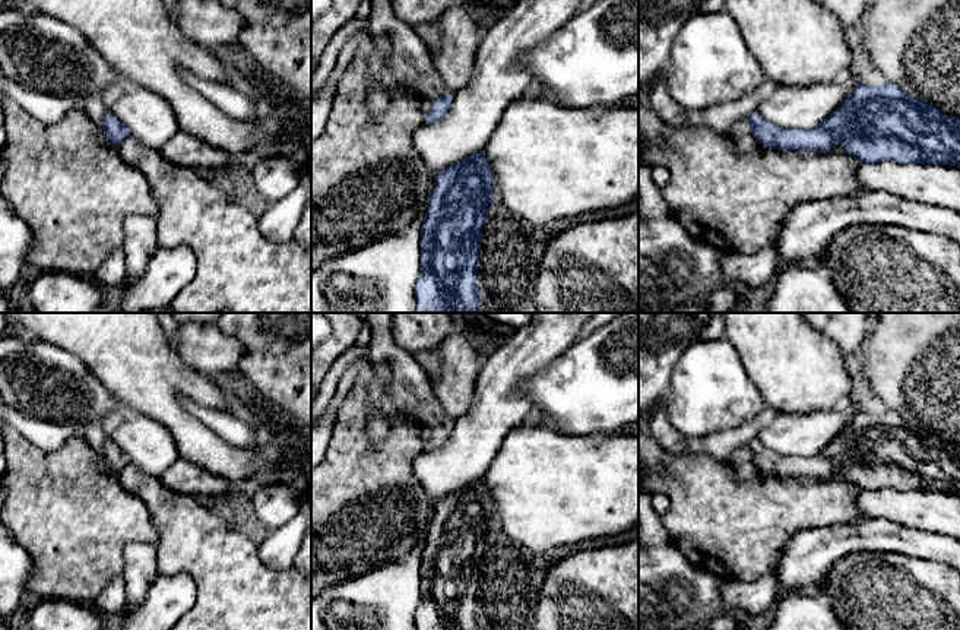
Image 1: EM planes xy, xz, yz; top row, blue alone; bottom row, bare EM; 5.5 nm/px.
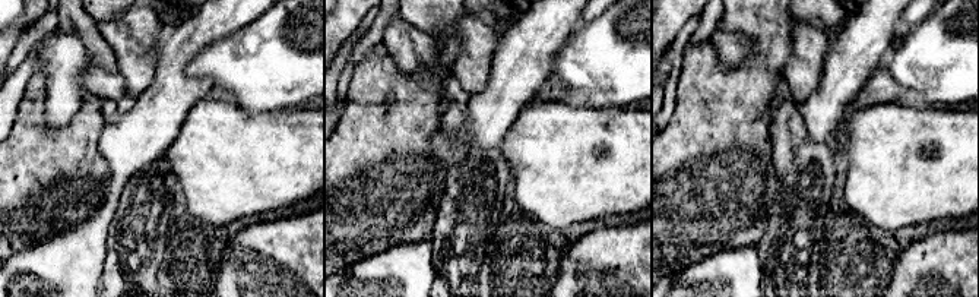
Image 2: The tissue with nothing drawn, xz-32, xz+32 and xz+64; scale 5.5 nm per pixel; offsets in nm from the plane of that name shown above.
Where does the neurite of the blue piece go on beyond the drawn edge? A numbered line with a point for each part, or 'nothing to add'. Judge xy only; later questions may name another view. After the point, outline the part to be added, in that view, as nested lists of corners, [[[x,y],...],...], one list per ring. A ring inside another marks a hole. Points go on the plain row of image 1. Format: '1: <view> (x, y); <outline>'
nothing to add

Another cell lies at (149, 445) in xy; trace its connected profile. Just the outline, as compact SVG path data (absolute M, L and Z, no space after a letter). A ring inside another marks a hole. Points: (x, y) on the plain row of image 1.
M127 412L124 422L108 436L140 471L159 477L180 459L172 434L149 417Z

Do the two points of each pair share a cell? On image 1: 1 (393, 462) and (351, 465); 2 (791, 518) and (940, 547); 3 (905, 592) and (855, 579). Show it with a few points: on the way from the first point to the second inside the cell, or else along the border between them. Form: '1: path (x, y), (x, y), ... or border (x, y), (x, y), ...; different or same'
1: path (383, 465), (361, 465); same
2: border (862, 516), (854, 522), (805, 526), (795, 534); different
3: path (893, 592), (878, 592), (867, 585); same

